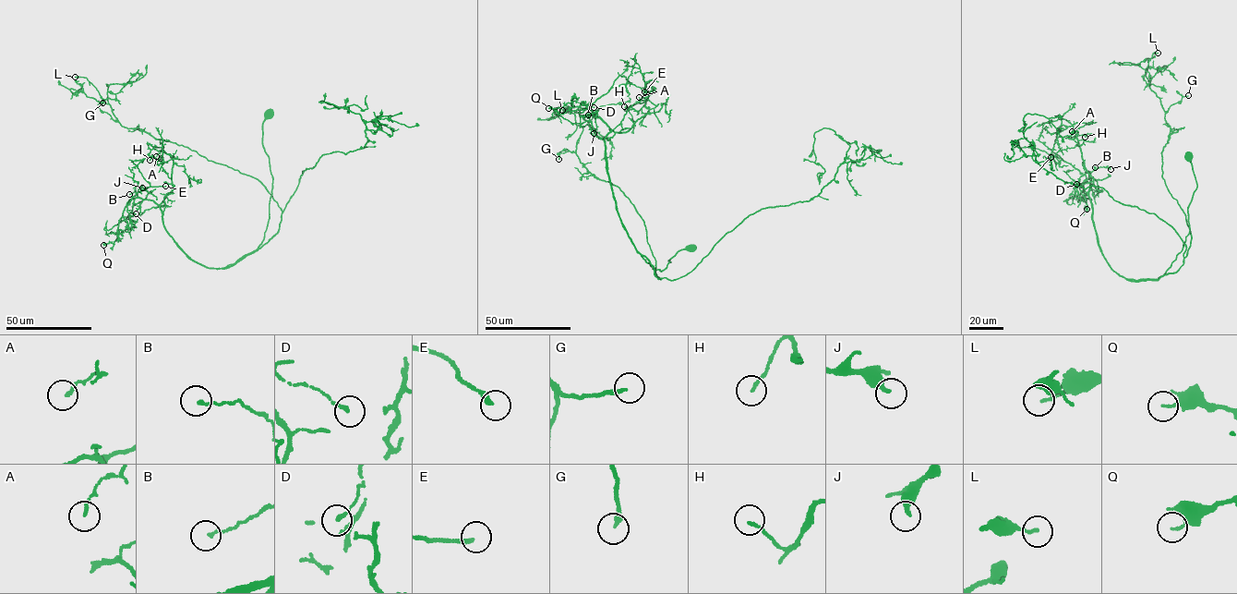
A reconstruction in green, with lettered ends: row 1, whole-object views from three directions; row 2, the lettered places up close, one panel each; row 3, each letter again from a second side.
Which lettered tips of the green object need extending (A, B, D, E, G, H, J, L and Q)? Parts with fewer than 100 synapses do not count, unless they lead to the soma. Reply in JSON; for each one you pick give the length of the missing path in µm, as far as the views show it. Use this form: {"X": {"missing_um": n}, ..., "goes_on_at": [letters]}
{"goes_on_at": []}

